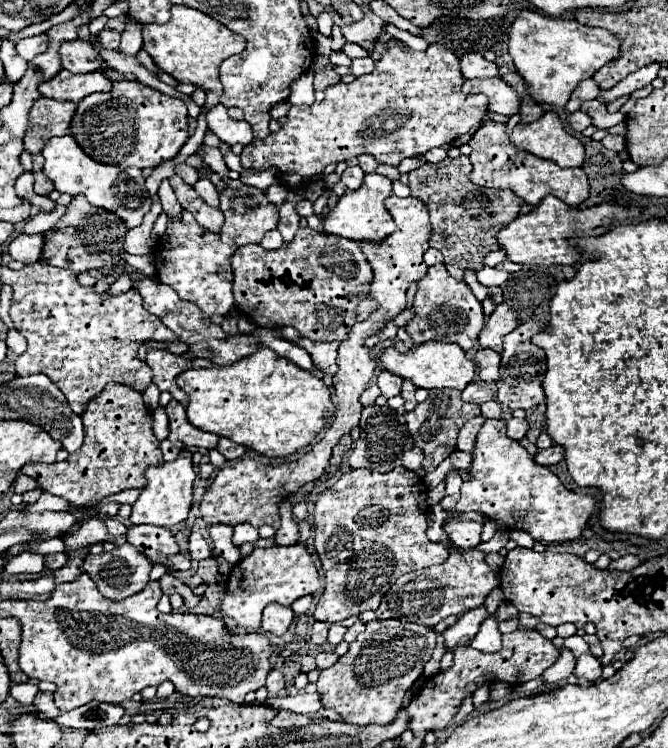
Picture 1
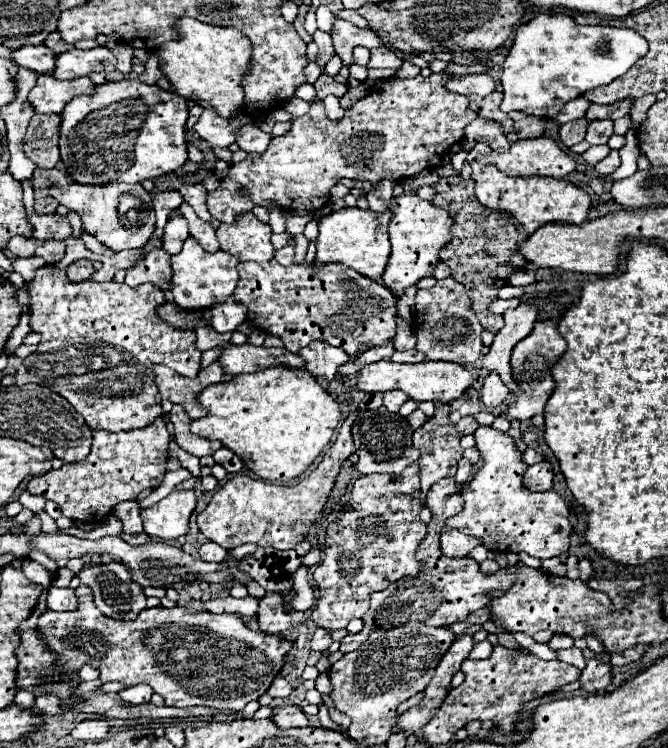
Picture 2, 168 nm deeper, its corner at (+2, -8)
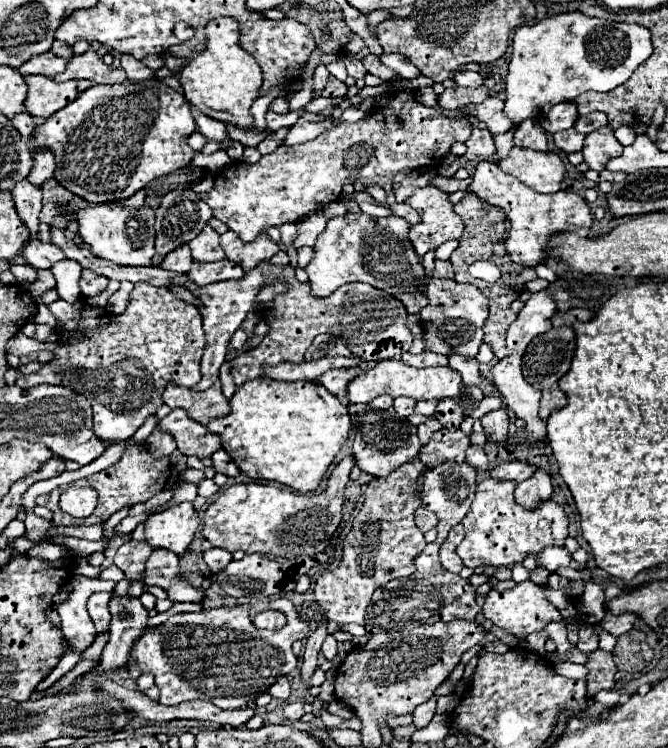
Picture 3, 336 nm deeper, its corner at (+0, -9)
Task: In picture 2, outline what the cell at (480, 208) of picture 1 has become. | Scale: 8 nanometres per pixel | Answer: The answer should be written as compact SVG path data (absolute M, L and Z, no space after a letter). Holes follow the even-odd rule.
M460 176L442 178L436 184L436 190L438 194L432 202L440 208L446 208L454 220L454 240L440 250L440 260L450 266L452 278L456 282L470 288L472 308L478 314L480 324L496 334L504 326L504 320L490 314L488 306L492 300L498 298L498 288L504 286L508 282L508 276L514 272L514 268L510 266L510 256L520 250L520 234L506 214L492 212L476 200L472 180L462 180Z

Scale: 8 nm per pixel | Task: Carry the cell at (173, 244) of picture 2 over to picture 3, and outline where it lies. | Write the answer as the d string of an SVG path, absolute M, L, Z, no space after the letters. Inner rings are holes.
M188 243L180 245L178 249L170 251L164 261L160 263L160 267L174 271L174 273L188 273L190 271L190 263L192 263L192 255L190 255L190 247Z

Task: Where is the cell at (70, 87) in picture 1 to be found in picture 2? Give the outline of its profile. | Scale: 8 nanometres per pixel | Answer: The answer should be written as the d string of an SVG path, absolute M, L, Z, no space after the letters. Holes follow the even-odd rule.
M42 74L38 76L36 86L28 94L28 102L36 112L42 114L60 114L64 106L78 94L92 94L94 84L90 78L76 78L76 80L56 80L54 76Z

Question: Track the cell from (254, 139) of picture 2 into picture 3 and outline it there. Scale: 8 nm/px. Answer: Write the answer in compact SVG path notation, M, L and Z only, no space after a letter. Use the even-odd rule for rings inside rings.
M298 119L298 123L294 127L290 127L288 135L282 139L284 145L296 145L296 143L304 143L304 141L310 141L316 138L318 133L322 133L324 129L330 129L334 127L332 121L326 121L326 123L312 123L306 121L306 119Z

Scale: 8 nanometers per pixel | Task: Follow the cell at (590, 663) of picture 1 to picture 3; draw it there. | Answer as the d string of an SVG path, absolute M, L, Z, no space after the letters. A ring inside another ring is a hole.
M592 651L588 657L588 695L594 697L602 689L612 689L614 687L614 675L616 675L616 665L612 661L612 653L606 651Z

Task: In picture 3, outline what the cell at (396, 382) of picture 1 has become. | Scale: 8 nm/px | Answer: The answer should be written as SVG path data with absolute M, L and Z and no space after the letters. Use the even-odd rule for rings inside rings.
M396 397L394 399L394 409L400 417L410 417L414 413L414 405L416 405L416 401L410 397Z

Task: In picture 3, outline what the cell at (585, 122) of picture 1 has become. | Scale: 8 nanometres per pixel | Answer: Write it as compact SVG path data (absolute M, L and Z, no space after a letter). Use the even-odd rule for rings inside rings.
M564 129L560 133L554 135L554 143L564 151L564 153L572 153L572 151L580 151L584 145L584 135L578 133L576 129Z

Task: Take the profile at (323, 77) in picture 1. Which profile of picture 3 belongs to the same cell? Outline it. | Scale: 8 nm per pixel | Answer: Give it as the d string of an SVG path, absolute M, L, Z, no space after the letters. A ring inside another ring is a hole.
M330 77L324 91L322 91L322 97L344 97L346 95L346 83L336 79L336 77Z

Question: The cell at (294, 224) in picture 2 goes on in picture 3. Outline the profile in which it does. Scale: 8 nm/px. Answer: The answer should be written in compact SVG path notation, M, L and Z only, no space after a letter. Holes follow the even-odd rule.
M284 223L282 229L280 229L280 233L282 233L282 243L284 243L286 247L290 247L292 241L298 237L298 229L296 229L294 223Z

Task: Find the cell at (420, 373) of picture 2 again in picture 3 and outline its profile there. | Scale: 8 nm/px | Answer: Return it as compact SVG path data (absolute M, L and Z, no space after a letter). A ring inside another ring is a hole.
M386 359L376 363L366 373L358 375L348 385L348 399L350 403L370 403L378 395L390 395L390 397L412 397L412 399L446 399L446 397L458 397L462 389L462 377L458 371L450 367L424 367L416 369L396 359Z

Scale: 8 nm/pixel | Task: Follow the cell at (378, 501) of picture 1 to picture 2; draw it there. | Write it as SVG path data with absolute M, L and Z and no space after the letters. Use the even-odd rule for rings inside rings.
M419 462L407 466L401 474L370 474L354 482L350 504L356 508L340 512L326 534L326 556L314 572L320 590L312 620L316 626L336 630L346 628L352 618L368 612L370 594L388 588L404 576L416 576L420 562L414 558L420 540L426 536L426 524L420 520Z

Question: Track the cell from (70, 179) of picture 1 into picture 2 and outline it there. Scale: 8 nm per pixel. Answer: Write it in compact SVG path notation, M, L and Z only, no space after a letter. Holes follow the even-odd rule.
M70 182L66 190L52 186L50 196L54 196L62 206L68 210L74 210L82 218L82 230L92 234L100 244L106 248L120 252L130 248L144 248L144 244L152 238L156 214L152 208L150 194L142 188L142 184L108 184L108 186L82 186L76 182ZM122 196L134 196L136 198L136 210L118 210Z

